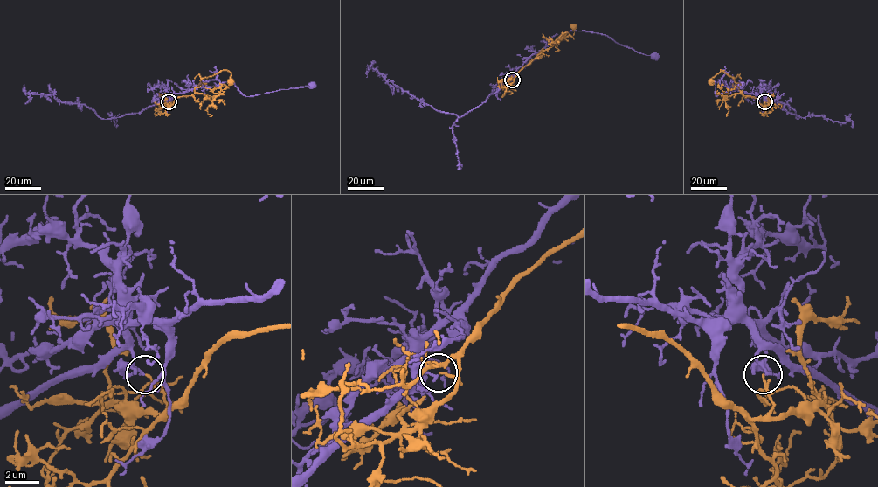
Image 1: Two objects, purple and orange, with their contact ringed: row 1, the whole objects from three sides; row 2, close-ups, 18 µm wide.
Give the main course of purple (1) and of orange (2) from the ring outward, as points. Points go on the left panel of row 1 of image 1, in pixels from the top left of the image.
1: (169, 101), (111, 118), (100, 118), (84, 104), (59, 102), (52, 94), (30, 93), (25, 103)
2: (169, 101), (171, 106), (177, 98), (191, 95), (203, 78), (223, 70), (231, 73), (230, 85)

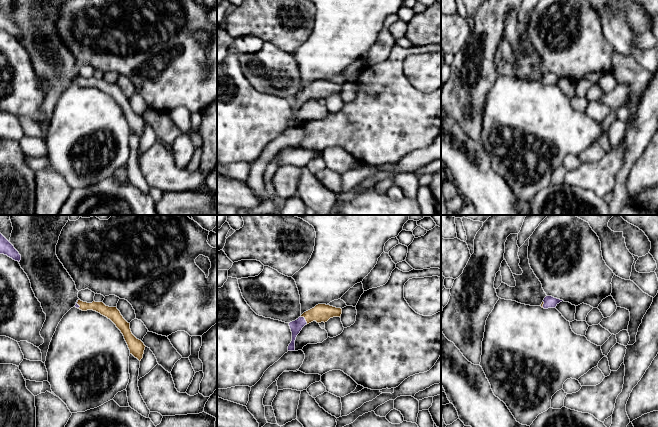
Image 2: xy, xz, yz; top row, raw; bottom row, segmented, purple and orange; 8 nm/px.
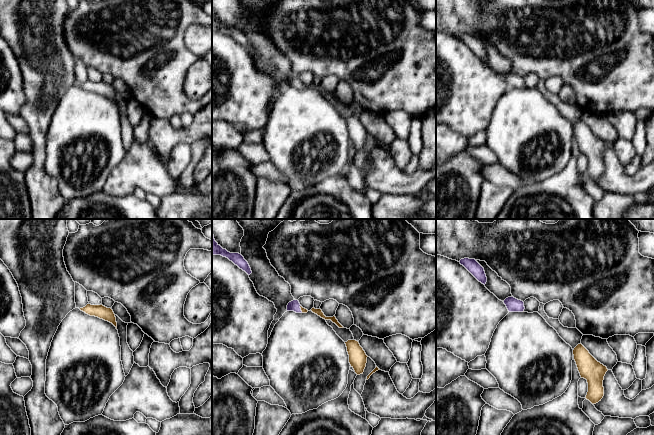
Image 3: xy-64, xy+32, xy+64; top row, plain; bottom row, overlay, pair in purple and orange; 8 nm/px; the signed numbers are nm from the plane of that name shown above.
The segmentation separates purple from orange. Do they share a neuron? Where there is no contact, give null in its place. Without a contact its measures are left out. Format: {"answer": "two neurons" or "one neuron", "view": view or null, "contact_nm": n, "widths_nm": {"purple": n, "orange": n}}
{"answer": "two neurons", "view": "xz", "contact_nm": 90, "widths_nm": {"purple": 100, "orange": 140}}

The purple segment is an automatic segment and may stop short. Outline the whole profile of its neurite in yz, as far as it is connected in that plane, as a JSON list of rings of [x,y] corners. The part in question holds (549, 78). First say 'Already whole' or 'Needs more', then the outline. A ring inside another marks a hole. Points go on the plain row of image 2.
Already whole. [[[546,72],[543,76],[544,80],[543,80],[543,84],[544,85],[548,85],[548,84],[555,84],[560,78],[562,78],[563,76],[554,74],[552,72]]]

